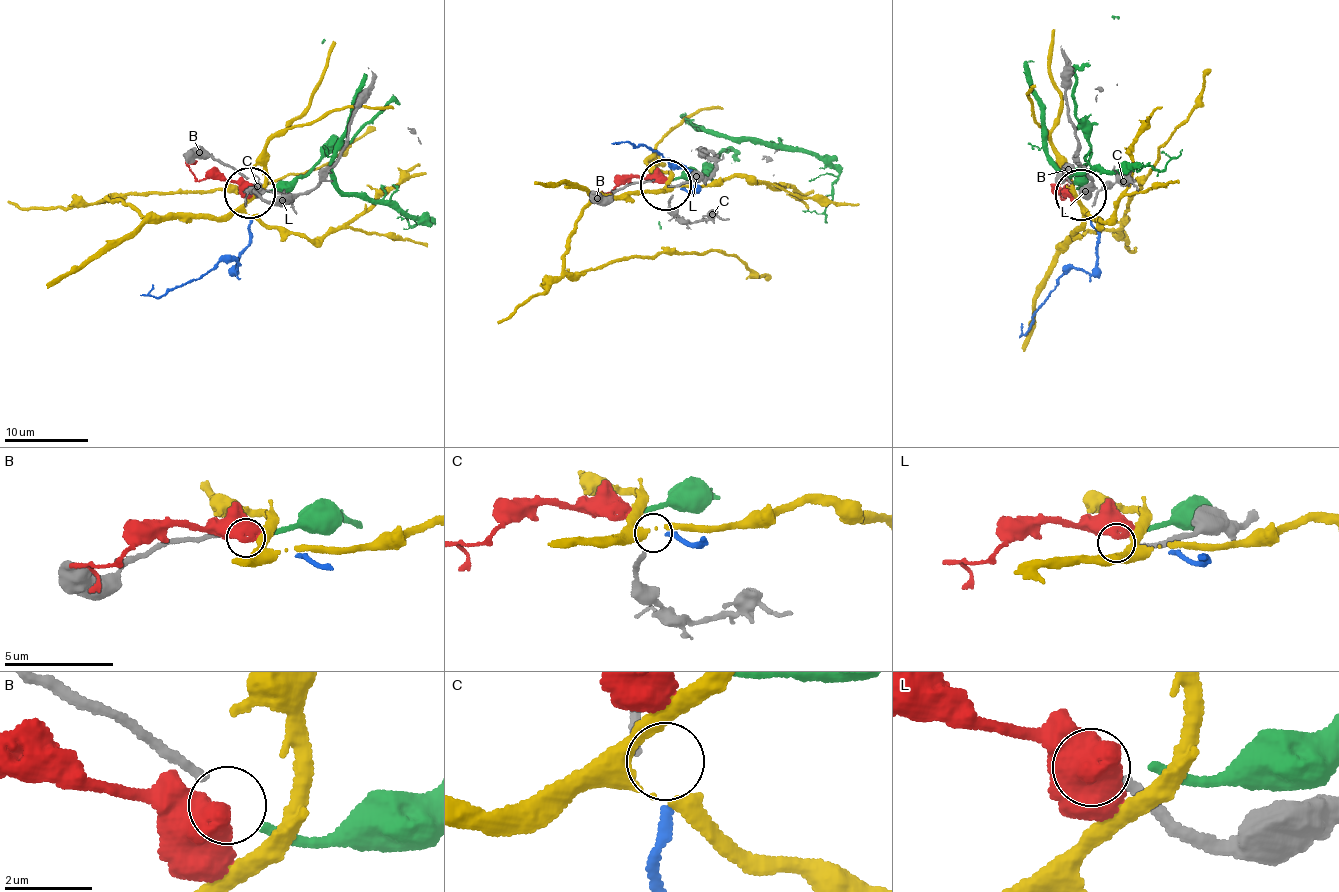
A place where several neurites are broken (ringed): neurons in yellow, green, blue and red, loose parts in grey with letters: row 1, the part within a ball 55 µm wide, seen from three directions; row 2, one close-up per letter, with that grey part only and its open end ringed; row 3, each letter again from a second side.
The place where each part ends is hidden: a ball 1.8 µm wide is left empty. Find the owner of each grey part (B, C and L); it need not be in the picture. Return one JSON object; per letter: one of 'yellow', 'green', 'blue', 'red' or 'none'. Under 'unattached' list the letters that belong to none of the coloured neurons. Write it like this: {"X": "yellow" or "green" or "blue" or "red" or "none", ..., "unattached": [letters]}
{"B": "green", "C": "none", "L": "red", "unattached": ["C"]}

